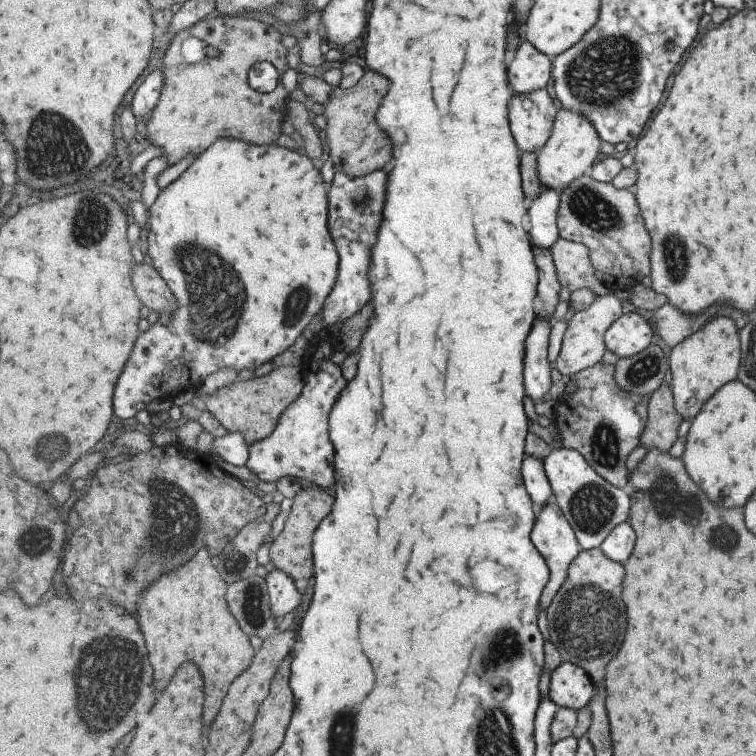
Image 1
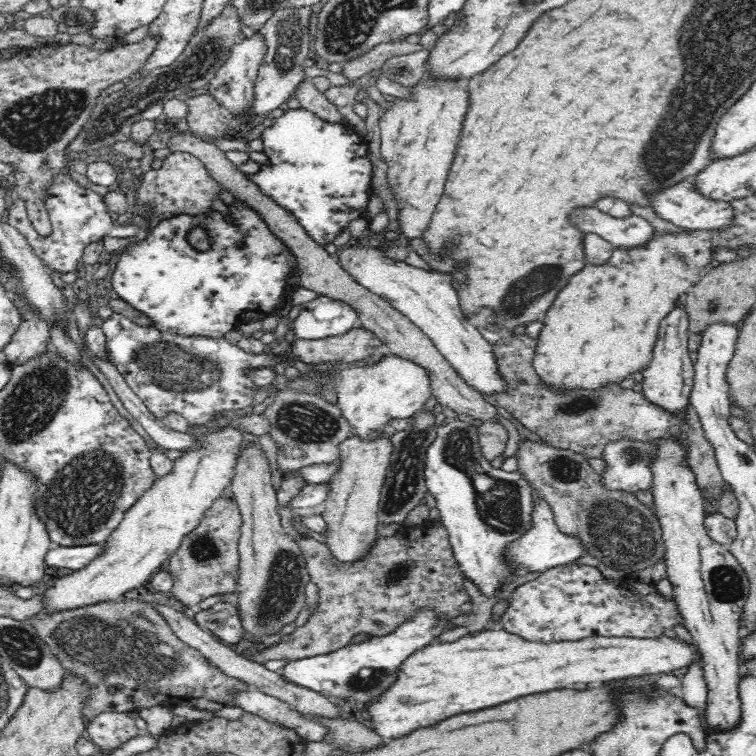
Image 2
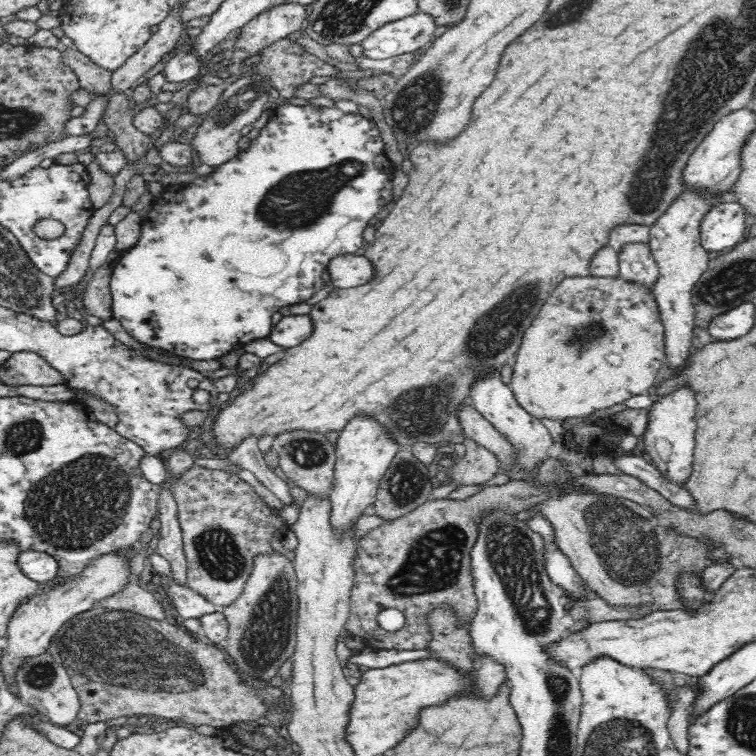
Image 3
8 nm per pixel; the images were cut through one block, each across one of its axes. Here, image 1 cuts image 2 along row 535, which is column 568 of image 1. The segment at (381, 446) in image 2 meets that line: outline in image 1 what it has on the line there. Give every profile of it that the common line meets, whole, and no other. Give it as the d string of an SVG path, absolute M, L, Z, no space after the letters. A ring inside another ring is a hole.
M609 291L599 294L597 298L583 312L576 312L570 318L567 332L565 333L559 358L553 365L567 379L572 378L578 372L599 364L607 352L608 346L605 335L613 326L617 318L623 316L623 302Z

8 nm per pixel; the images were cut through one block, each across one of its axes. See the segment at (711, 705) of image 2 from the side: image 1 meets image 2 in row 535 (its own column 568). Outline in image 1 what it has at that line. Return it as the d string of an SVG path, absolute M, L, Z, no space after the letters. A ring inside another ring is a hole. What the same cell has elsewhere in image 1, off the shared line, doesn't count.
M562 661L553 670L548 694L559 708L579 712L588 706L595 694L594 680L579 665Z

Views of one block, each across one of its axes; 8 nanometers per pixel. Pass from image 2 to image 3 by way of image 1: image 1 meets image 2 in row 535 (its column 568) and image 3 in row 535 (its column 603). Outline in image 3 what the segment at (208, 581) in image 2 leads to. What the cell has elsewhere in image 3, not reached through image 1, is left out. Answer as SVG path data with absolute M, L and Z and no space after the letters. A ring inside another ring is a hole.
M192 464L180 474L171 474L167 483L177 502L187 584L204 597L204 600L219 609L232 604L242 594L244 585L252 573L252 556L261 551L273 550L270 541L276 532L287 534L286 522L279 511L268 507L246 481L223 470L212 470Z

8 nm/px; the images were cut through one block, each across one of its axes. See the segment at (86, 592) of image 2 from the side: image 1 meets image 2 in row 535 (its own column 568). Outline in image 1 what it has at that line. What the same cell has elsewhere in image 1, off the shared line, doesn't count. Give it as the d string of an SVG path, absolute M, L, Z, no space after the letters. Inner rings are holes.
M562 108L553 126L552 138L538 155L539 178L545 188L553 188L562 193L581 176L588 175L602 157L600 133L596 125L581 112Z

